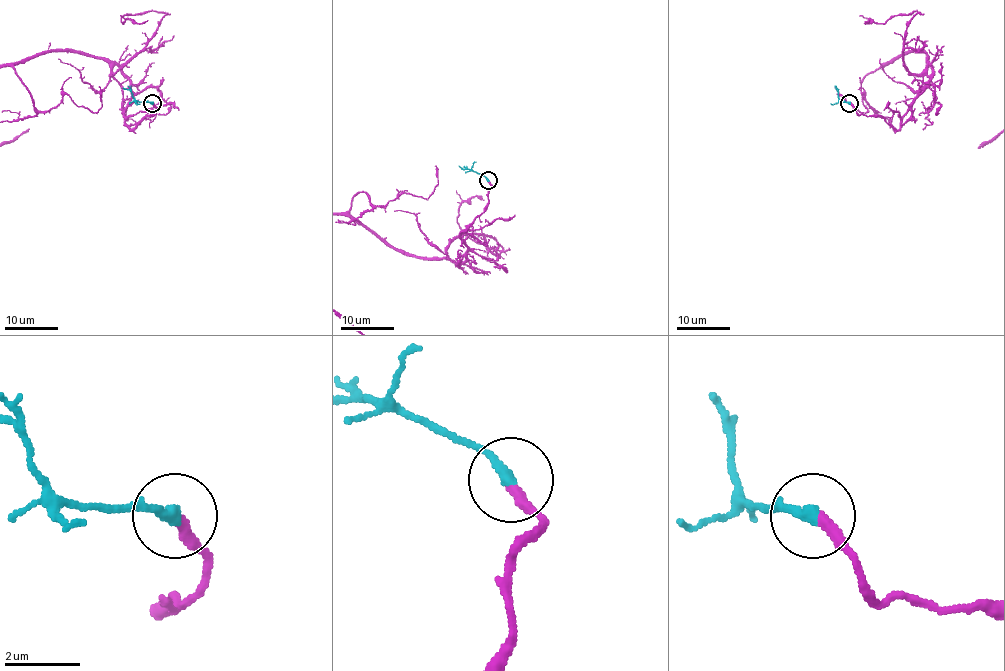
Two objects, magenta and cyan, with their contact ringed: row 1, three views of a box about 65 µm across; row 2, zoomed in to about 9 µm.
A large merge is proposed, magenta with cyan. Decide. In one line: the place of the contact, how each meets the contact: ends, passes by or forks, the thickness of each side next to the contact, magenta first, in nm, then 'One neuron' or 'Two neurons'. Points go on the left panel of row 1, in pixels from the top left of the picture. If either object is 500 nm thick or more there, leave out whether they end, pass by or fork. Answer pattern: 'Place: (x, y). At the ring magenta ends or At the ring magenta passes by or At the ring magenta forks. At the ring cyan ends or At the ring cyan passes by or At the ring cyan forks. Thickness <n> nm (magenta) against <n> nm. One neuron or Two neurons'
Place: (152, 103). At the ring magenta ends. At the ring cyan ends. Thickness 300 nm (magenta) against 320 nm. One neuron

